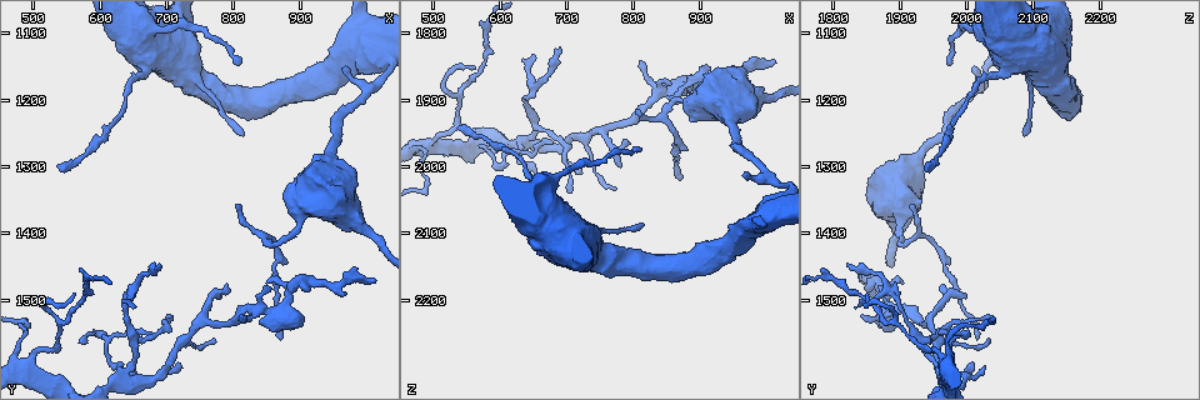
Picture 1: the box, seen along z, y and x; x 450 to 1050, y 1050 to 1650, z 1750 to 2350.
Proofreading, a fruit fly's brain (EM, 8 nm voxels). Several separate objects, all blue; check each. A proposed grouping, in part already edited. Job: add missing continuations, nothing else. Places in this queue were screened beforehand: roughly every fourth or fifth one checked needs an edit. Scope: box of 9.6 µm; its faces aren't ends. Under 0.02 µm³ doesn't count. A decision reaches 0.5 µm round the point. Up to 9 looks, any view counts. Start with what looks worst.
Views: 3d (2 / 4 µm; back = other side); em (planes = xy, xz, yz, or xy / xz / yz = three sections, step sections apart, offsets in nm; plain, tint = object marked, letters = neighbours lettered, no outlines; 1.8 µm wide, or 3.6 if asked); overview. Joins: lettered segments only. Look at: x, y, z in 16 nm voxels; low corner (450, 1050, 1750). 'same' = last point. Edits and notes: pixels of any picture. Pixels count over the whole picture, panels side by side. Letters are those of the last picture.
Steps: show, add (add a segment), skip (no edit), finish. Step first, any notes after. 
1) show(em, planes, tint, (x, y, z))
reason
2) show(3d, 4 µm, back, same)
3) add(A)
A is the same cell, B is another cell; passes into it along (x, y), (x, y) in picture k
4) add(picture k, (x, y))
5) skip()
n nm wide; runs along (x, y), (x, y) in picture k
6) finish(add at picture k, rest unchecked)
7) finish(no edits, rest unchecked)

show(em, planes, tint, (810, 1520, 1840))
thin end

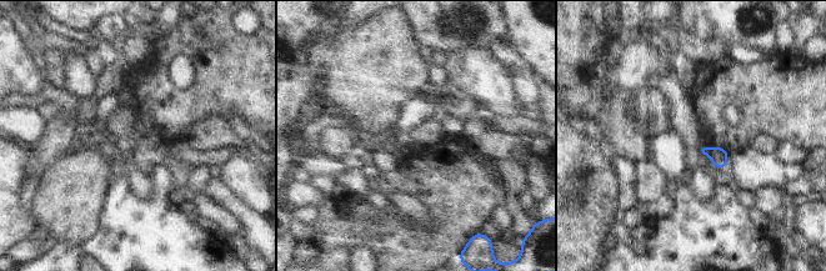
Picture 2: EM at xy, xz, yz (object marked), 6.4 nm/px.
show(em, planes, letters, same)
what lies round it

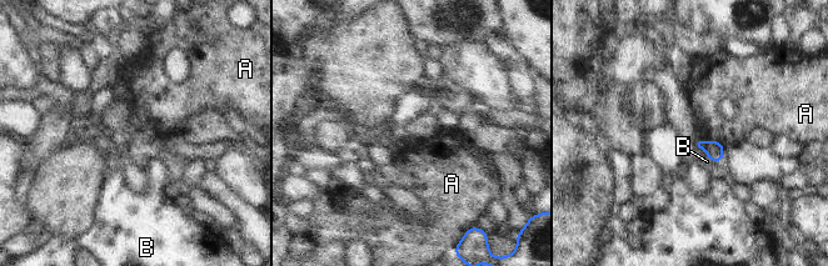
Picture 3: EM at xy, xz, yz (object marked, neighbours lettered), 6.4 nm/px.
skip()
A and B are other cells; border along (717, 140), (723, 145) in picture 3; none of them fits

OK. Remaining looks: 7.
show(em, planes, letters, (970, 1150, 2010))
free end

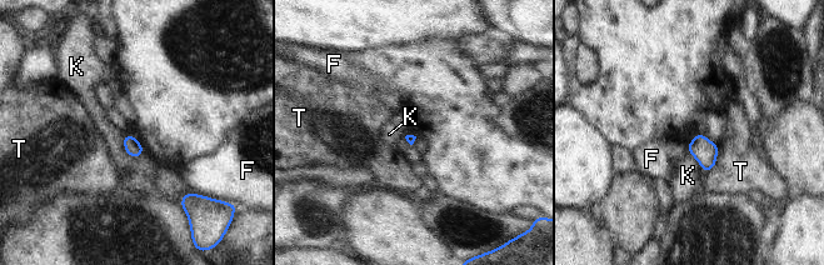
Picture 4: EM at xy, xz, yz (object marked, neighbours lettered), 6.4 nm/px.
skip()
K touches over 180 nm; F, K and T are other cells; none of them fits

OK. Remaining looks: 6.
show(em, xy, step 8, letters, (1010, 1465, 1840))
thin end

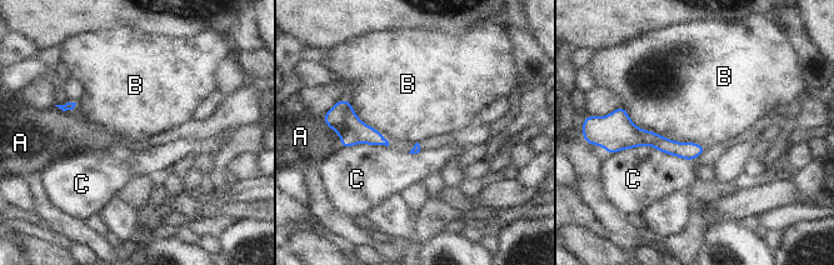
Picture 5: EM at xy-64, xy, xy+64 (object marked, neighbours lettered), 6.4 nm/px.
skip()
B touches over 600 nm; A, B and C are other cells; border along (622, 104), (637, 126), (707, 148) in picture 5; no lettered segment goes on from it

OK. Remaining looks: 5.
show(em, xy, step 16, tint, (805, 1360, 1915))
thin end

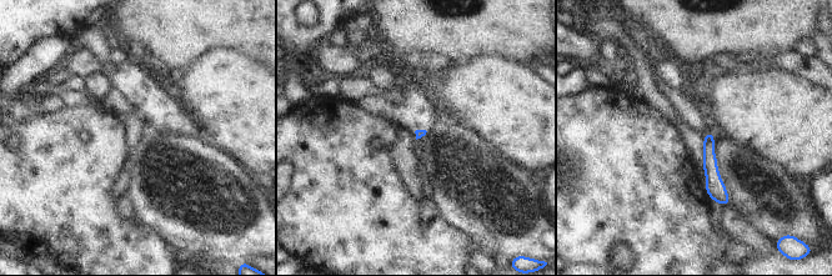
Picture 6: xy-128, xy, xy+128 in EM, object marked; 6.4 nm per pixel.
show(em, planes, letters, same)

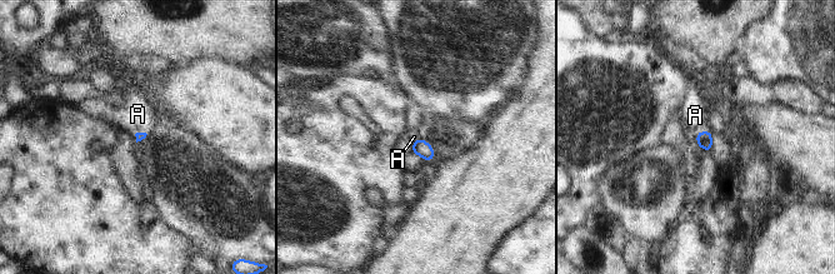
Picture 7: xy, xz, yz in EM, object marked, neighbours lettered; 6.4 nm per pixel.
add(A)
A is the same cell; passes into it along (703, 138), (701, 131), (695, 115) in picture 7; it goes on there

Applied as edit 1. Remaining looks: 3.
finish(add at picture 7, rest unchecked)

